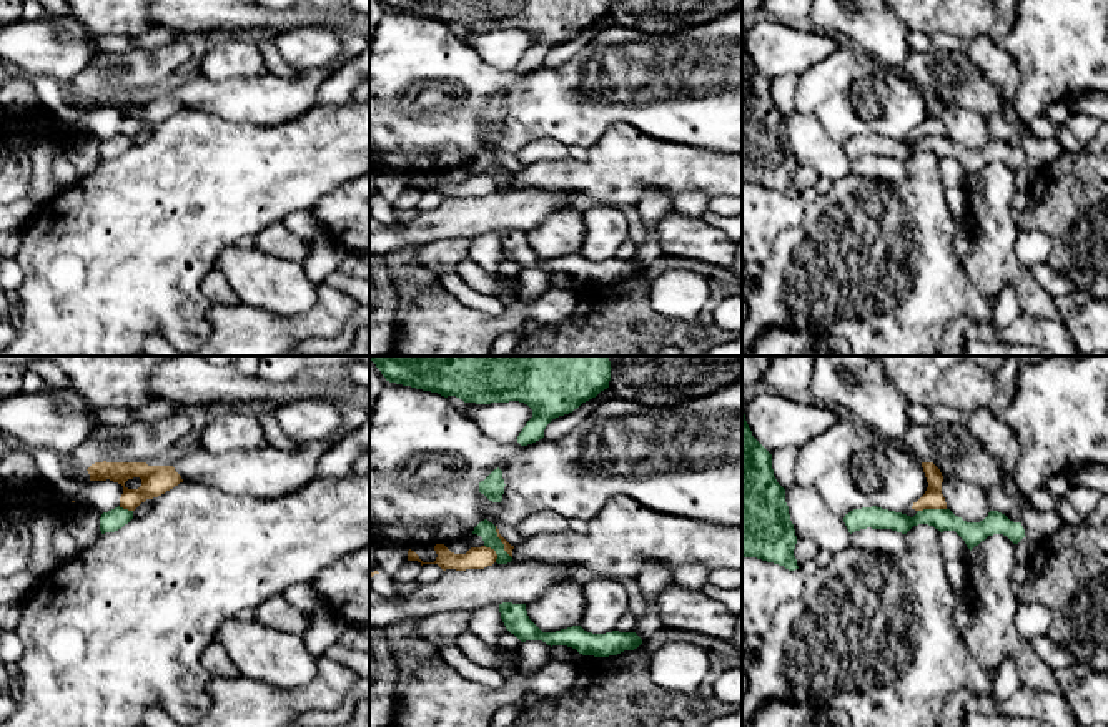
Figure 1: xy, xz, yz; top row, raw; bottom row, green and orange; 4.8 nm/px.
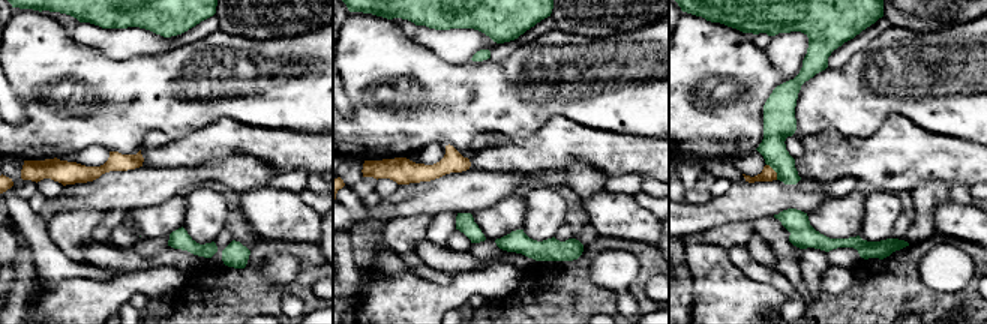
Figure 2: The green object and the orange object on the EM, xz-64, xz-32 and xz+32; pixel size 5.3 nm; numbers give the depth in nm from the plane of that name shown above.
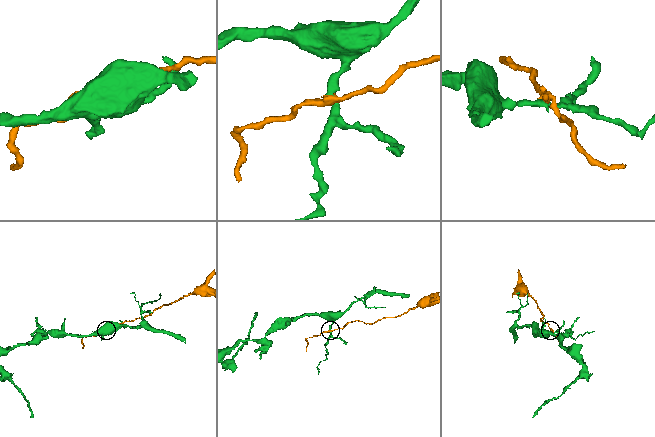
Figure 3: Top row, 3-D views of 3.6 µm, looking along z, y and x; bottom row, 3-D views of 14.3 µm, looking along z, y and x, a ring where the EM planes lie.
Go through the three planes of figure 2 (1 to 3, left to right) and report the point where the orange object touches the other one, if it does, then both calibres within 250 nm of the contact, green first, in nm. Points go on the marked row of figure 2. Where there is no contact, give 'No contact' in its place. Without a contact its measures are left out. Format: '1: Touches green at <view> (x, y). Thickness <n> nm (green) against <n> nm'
1: No contact
2: No contact
3: Touches green at xz+32 (774, 170). Thickness 170 nm (green) against 80 nm

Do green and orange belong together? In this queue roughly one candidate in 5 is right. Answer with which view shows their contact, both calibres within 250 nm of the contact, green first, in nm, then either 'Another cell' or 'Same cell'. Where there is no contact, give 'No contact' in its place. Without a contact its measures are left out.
Touches green in yz. Thickness 110 nm (green) against 100 nm. Another cell

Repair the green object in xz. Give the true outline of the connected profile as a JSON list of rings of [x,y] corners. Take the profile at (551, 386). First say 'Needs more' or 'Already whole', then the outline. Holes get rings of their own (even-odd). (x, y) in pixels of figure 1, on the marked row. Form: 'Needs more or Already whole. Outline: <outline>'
Already whole. Outline: [[[369,356],[389,383],[438,393],[444,398],[456,396],[464,403],[491,404],[519,401],[532,409],[532,418],[517,436],[521,446],[532,444],[544,438],[546,426],[564,414],[572,413],[582,403],[596,398],[609,388],[609,356]]]

